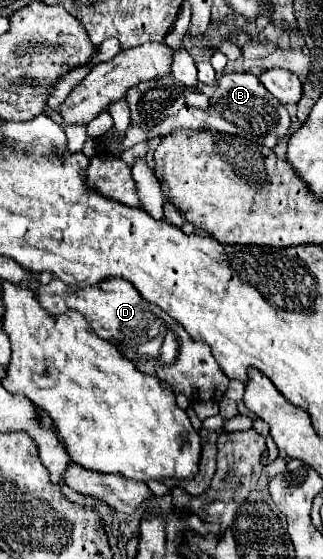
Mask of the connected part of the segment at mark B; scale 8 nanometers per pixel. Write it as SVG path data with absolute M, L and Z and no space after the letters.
M229 73L229 75L221 75L217 79L217 89L213 93L213 97L209 99L209 107L205 111L197 109L197 107L187 107L183 105L177 115L167 117L163 121L159 121L153 129L143 133L143 141L159 137L159 135L167 135L171 131L177 129L213 129L213 131L223 131L223 133L231 133L231 135L239 135L243 139L255 141L263 147L273 149L277 145L279 139L283 139L287 135L291 121L289 121L289 113L285 109L285 105L279 99L273 99L273 95L269 95L265 91L265 87L261 87L261 81L251 75L251 73Z

